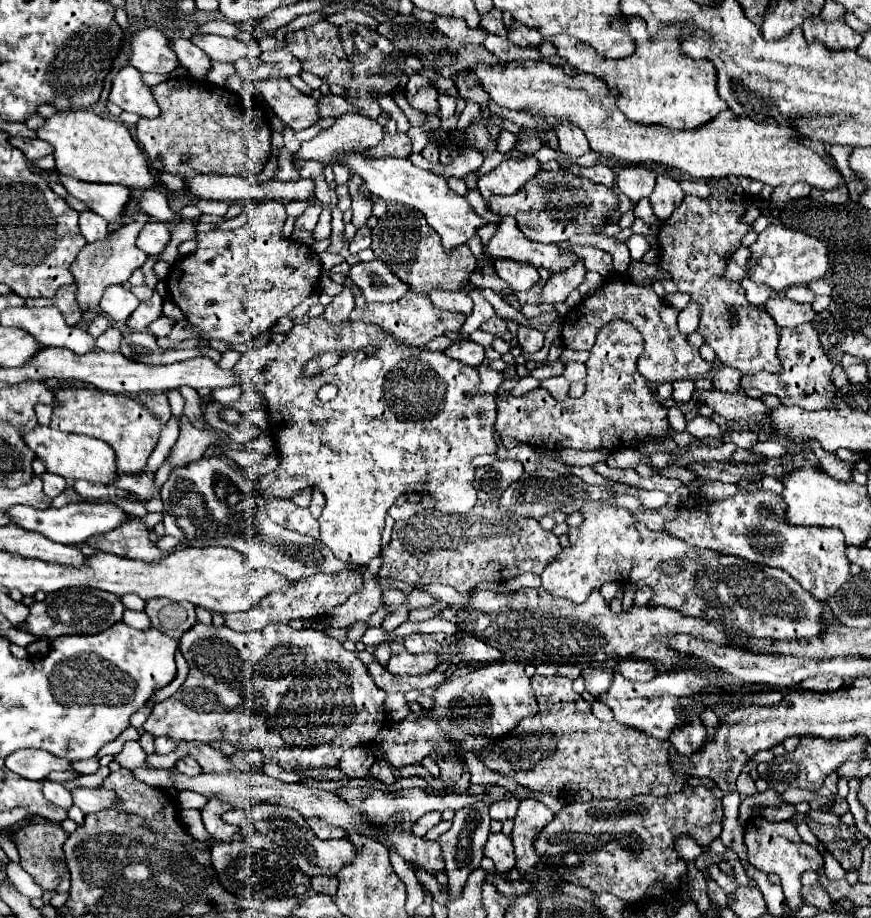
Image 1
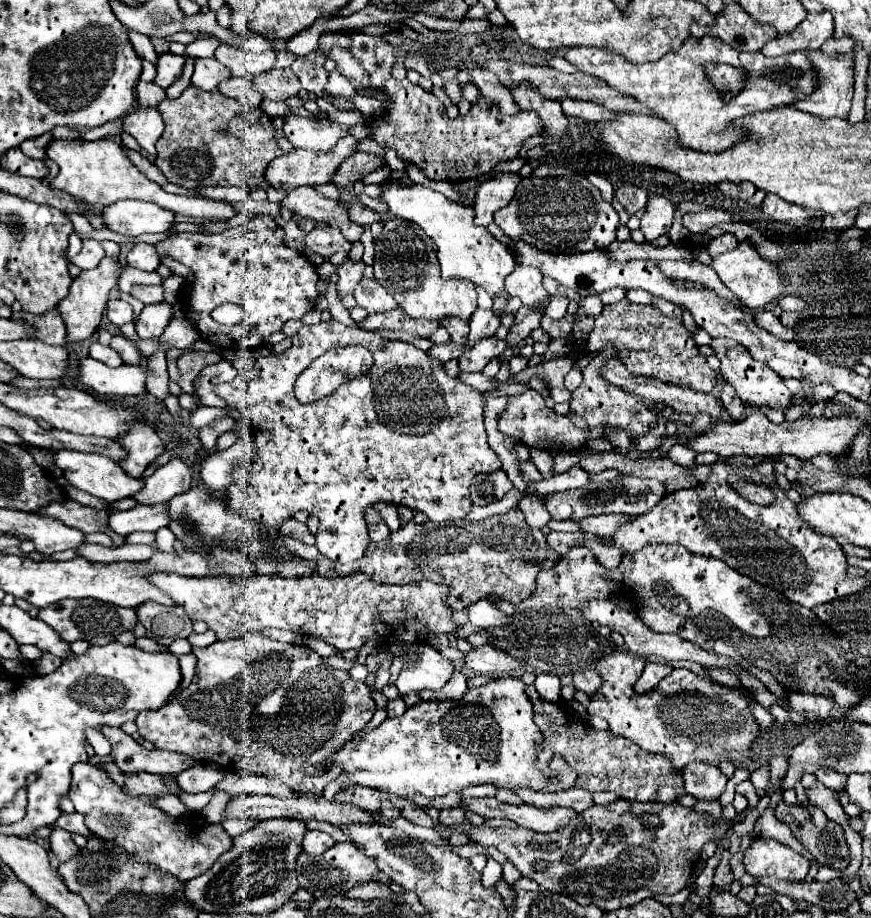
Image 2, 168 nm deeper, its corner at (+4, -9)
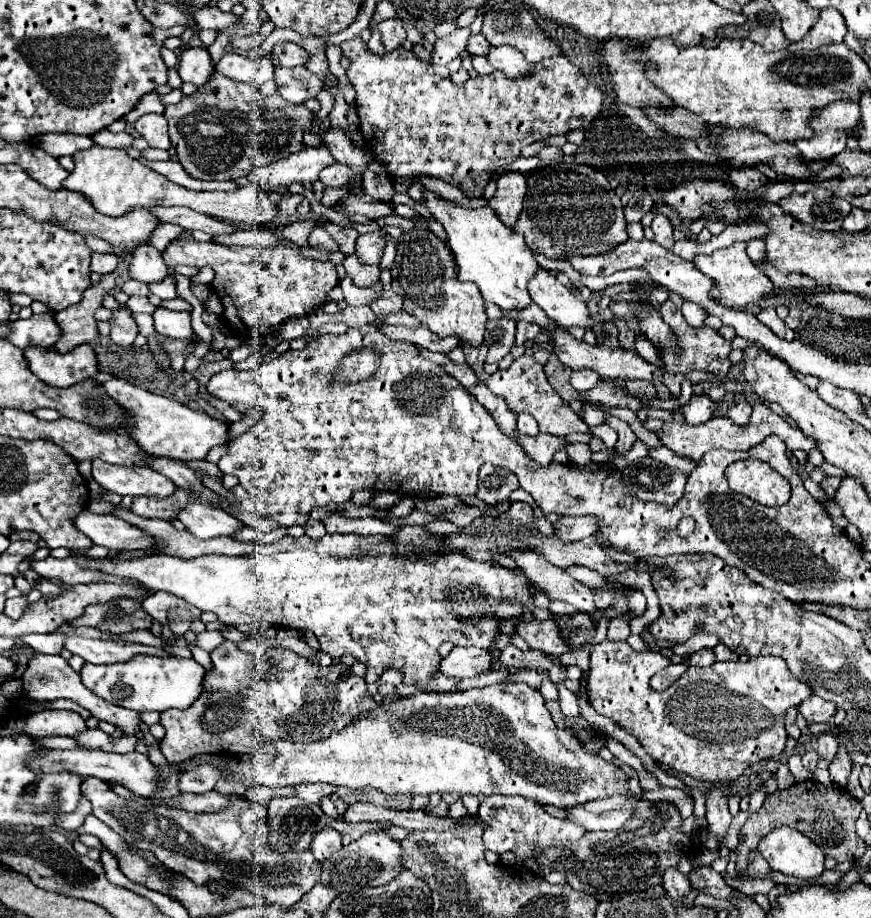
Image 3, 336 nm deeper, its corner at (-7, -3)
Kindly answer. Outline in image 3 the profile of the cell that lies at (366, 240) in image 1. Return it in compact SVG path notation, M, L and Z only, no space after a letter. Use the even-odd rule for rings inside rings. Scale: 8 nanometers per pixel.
M324 223L324 229L338 241L340 245L340 251L344 255L352 255L354 253L354 247L356 247L356 239L358 239L358 233L350 227L340 227L340 225L334 225L334 223Z

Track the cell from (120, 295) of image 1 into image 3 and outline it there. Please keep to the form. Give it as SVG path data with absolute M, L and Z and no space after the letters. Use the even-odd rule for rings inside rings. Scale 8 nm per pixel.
M130 297L128 303L126 303L126 307L132 313L148 313L148 315L152 315L156 311L156 305L152 305L148 301L148 297Z

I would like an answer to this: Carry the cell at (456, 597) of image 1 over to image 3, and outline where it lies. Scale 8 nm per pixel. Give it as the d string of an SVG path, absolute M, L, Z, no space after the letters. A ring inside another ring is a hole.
M530 619L530 621L520 621L520 625L516 627L516 633L520 637L526 639L526 643L532 649L544 651L548 655L562 655L566 651L570 651L572 647L566 643L566 639L562 637L562 631L558 627L558 623L554 619L546 619L546 621L538 621L538 619Z

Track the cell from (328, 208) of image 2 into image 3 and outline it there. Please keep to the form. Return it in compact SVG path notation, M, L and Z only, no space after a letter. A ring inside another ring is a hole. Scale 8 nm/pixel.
M366 193L362 197L354 197L354 195L346 197L344 209L350 211L350 213L360 213L360 215L368 217L370 221L376 221L376 219L386 217L386 215L394 215L394 209L392 207L388 207L386 203L376 201L374 197L370 197Z

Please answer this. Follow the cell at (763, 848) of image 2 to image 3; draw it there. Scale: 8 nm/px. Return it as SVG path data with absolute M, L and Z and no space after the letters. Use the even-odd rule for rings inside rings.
M778 827L764 835L758 845L770 869L790 877L814 879L824 871L824 853L806 835L790 827Z

